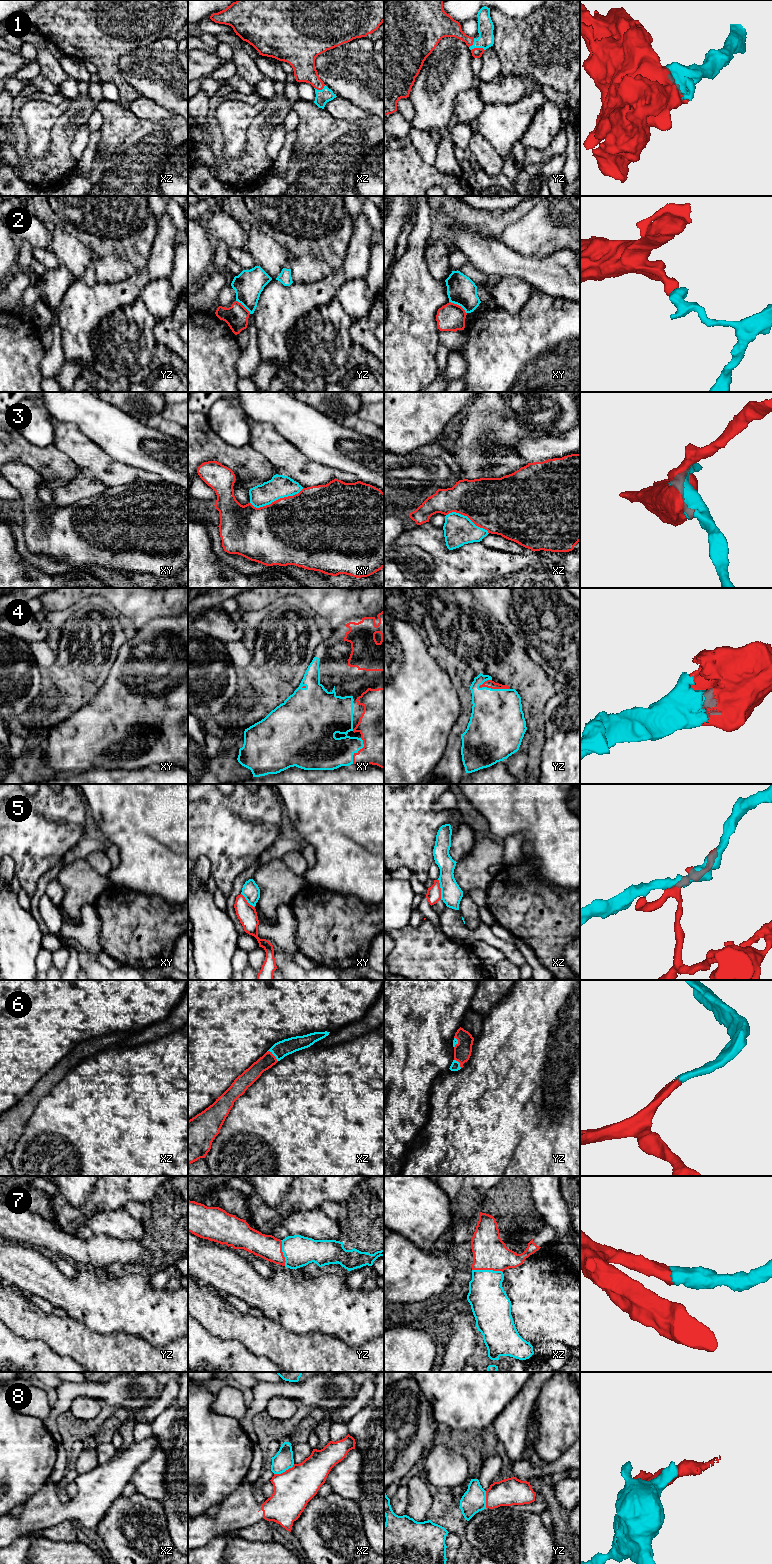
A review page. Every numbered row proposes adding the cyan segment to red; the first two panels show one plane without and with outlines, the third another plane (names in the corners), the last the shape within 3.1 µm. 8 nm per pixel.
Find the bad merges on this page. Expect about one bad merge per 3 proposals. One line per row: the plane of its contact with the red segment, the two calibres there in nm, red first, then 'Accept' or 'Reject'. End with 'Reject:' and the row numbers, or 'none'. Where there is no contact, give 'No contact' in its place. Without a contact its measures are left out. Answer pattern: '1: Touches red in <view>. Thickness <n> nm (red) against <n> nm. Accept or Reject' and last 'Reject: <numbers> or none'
1: Touches red in yz. Thickness 80 nm (red) against 130 nm. Accept
2: Touches red in xy. Thickness 220 nm (red) against 240 nm. Reject
3: Touches red in xy. Thickness 500 nm (red) against 180 nm. Accept
4: Touches red in yz. Thickness 70 nm (red) against 420 nm. Accept
5: Touches red in xz. Thickness 120 nm (red) against 170 nm. Reject
6: Touches red in xz. Thickness 120 nm (red) against 130 nm. Accept
7: Touches red in xz. Thickness 280 nm (red) against 300 nm. Accept
8: Touches red in xz. Thickness 320 nm (red) against 160 nm. Reject
Reject: 2, 5, 8

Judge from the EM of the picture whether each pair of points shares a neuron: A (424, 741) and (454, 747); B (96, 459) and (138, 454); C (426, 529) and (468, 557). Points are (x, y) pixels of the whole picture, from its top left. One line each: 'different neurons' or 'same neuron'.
A: different neurons
B: different neurons
C: same neuron

